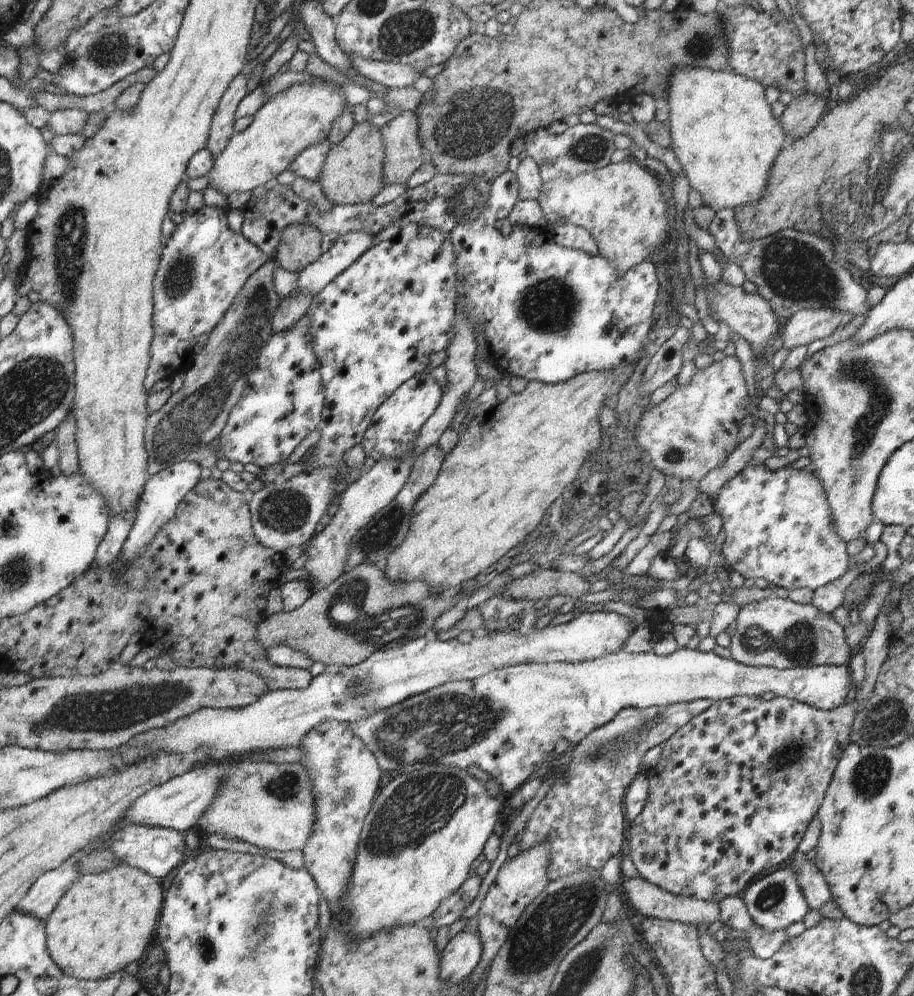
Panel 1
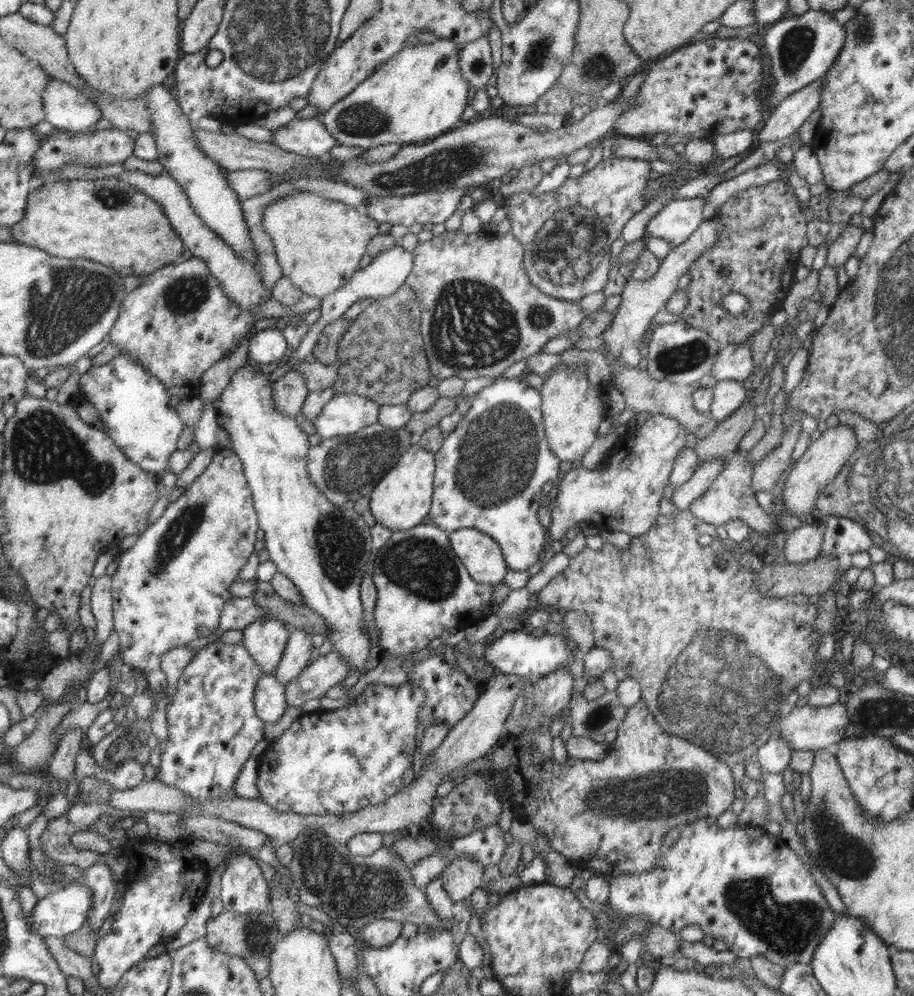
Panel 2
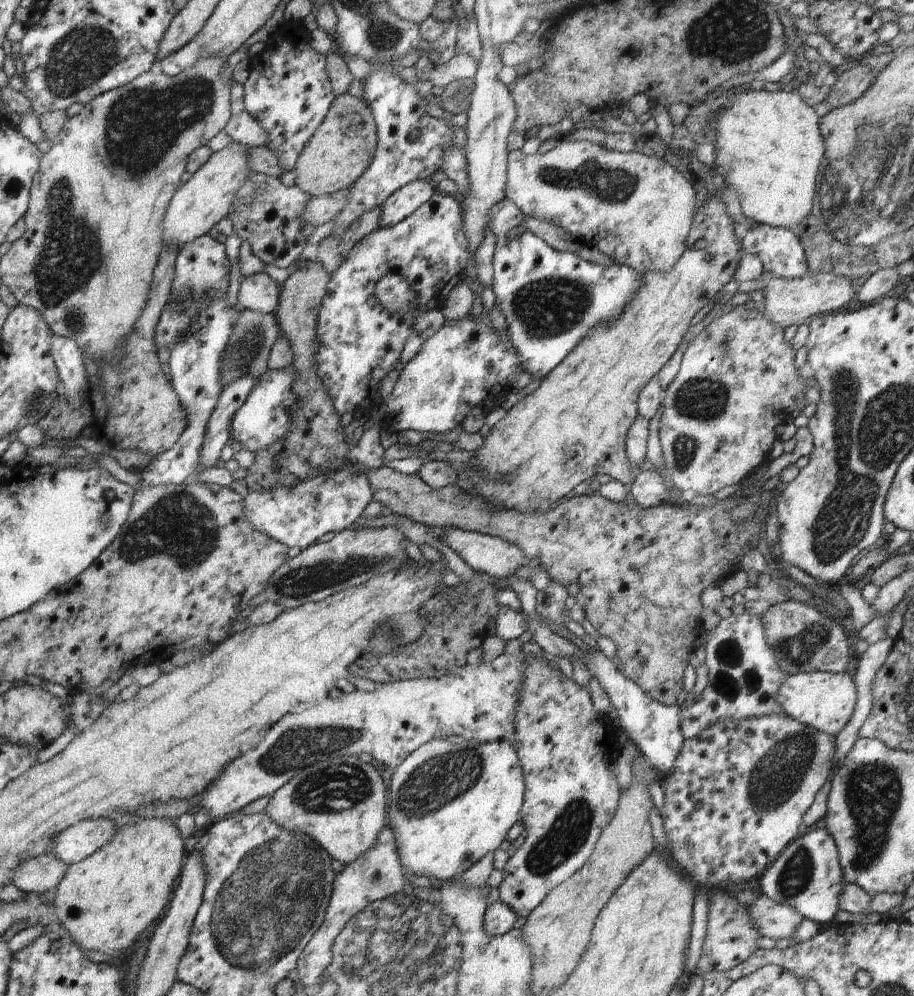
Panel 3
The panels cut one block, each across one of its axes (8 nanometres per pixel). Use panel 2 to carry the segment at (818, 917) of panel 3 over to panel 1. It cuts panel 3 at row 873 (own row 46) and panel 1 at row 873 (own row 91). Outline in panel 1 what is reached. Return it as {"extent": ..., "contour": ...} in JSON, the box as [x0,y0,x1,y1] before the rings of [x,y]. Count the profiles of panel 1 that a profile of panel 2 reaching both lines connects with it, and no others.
{"extent":[740,862,811,931],"contour":[[[790,862],[755,880],[740,898],[745,903],[751,920],[754,920],[757,927],[766,928],[768,931],[787,929],[791,924],[803,922],[806,914],[811,911],[800,889],[795,868]]]}

